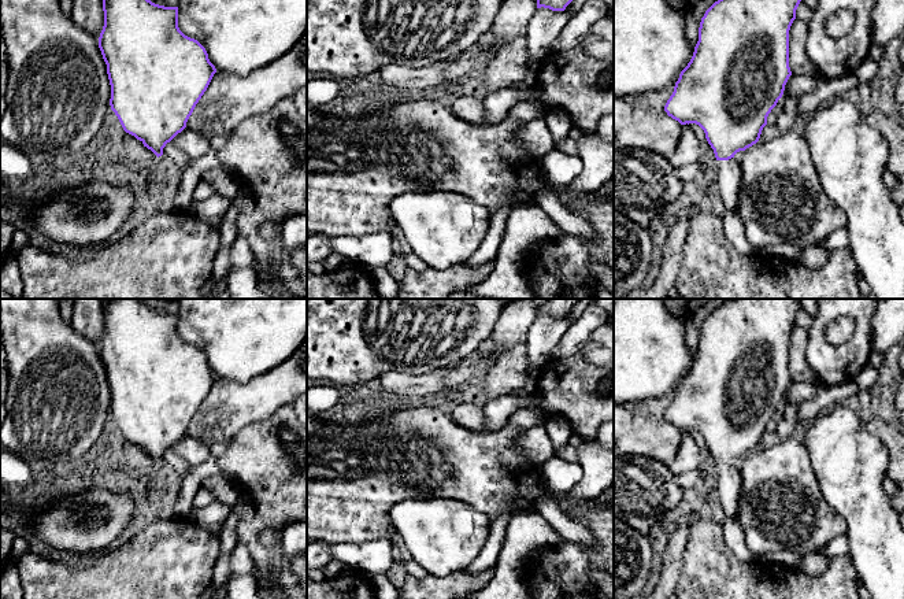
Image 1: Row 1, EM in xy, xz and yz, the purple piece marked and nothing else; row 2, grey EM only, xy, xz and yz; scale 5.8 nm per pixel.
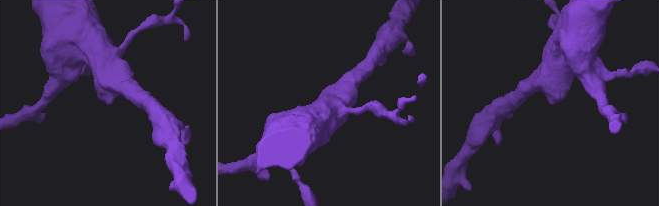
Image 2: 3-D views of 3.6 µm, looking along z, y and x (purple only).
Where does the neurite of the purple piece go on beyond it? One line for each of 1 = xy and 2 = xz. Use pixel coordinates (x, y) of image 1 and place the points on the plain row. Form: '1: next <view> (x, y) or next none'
1: next none
2: next none

